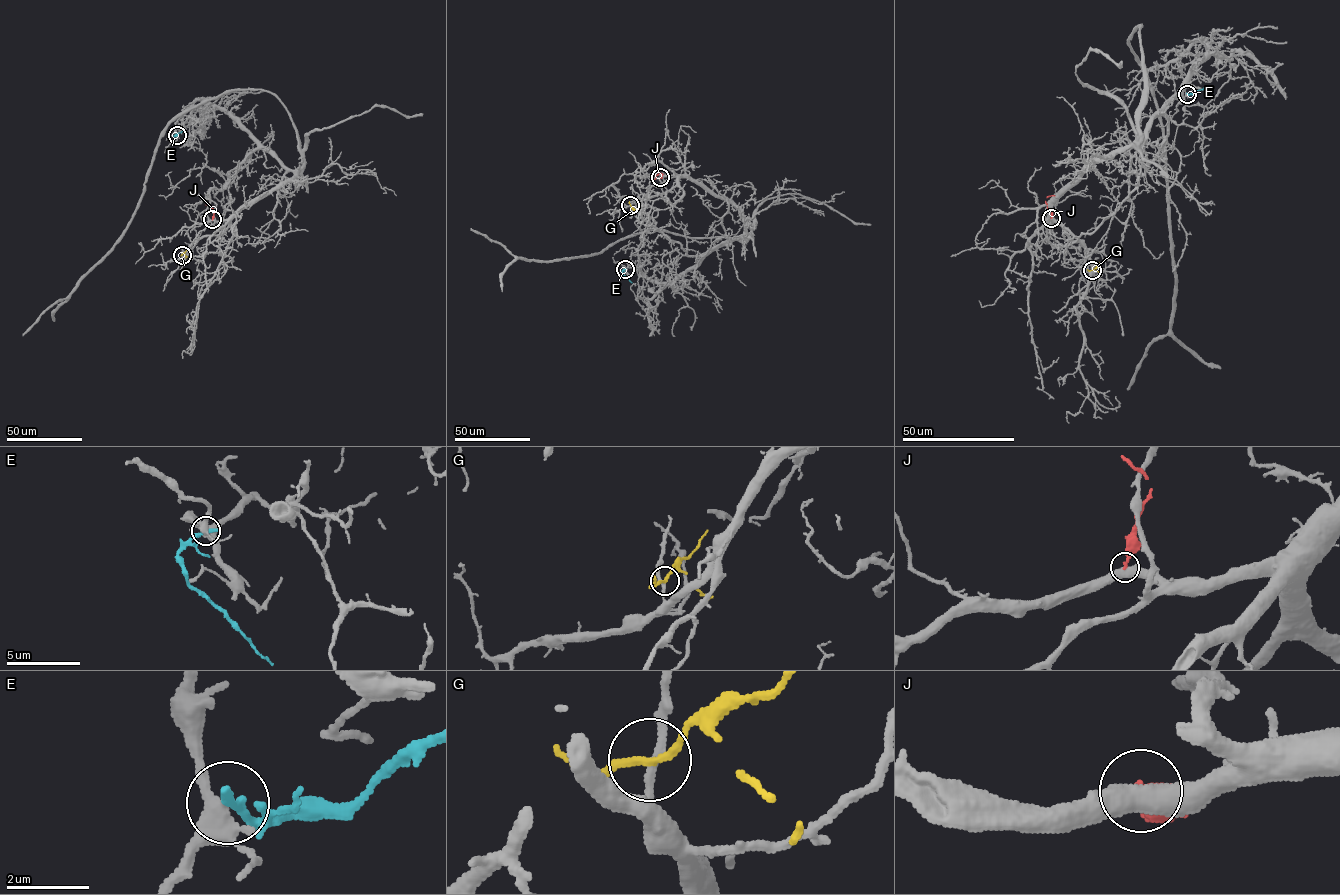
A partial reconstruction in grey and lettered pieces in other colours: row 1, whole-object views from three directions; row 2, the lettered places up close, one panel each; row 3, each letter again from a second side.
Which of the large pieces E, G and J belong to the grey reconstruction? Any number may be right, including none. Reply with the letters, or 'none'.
none

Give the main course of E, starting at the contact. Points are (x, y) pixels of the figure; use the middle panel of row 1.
E: (624, 268), (622, 273), (631, 283)

